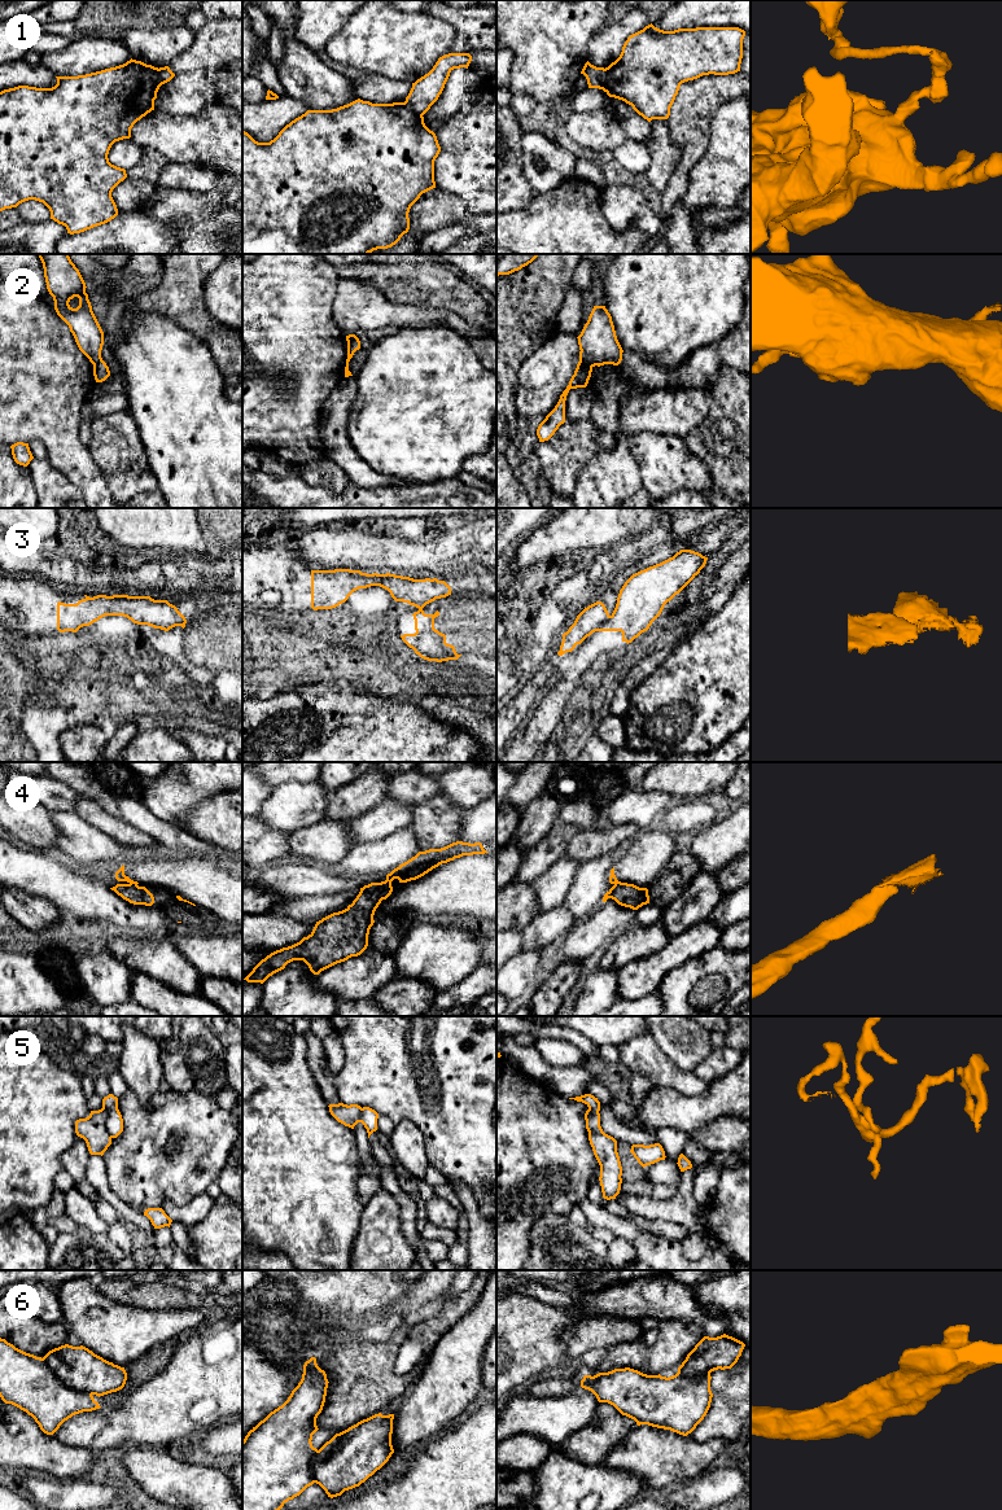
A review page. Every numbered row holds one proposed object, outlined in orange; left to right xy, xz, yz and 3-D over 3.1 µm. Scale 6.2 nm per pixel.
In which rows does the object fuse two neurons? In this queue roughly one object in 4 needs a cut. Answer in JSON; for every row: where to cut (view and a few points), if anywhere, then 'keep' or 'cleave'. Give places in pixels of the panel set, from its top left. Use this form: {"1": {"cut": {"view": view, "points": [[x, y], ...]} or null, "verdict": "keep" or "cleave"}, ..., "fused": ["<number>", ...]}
{"1": {"cut": {"view": "yz", "points": [[605, 69], [605, 82], [602, 88]]}, "verdict": "cleave"}, "2": {"cut": {"view": "yz", "points": [[580, 359], [591, 367]]}, "verdict": "cleave"}, "3": {"cut": {"view": "yz", "points": [[609, 616], [596, 630]]}, "verdict": "cleave"}, "4": {"cut": null, "verdict": "keep"}, "5": {"cut": {"view": "xy", "points": [[103, 1106], [109, 1115], [105, 1129], [112, 1137]]}, "verdict": "cleave"}, "6": {"cut": {"view": "xy", "points": [[42, 1358], [68, 1386], [91, 1395]]}, "verdict": "cleave"}, "fused": ["1", "2", "3", "5", "6"]}

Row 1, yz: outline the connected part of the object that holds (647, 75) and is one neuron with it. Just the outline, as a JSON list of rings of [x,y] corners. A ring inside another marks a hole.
[[[652,23],[630,35],[622,47],[620,57],[607,70],[603,91],[609,96],[625,101],[644,119],[668,119],[670,108],[682,83],[703,75],[728,75],[740,71],[743,58],[743,39],[745,31],[739,27],[696,27],[664,31]]]

